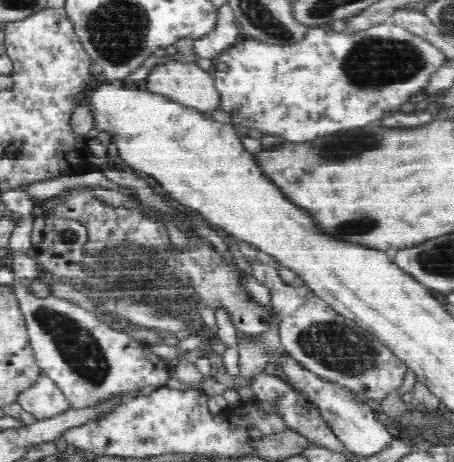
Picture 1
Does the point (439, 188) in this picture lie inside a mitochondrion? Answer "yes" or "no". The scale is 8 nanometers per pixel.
no

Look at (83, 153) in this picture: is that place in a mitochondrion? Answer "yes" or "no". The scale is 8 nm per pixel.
no

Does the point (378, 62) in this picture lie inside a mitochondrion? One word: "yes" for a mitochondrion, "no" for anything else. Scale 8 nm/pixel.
yes

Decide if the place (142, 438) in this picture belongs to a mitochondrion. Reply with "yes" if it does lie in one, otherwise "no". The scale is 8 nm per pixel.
yes

